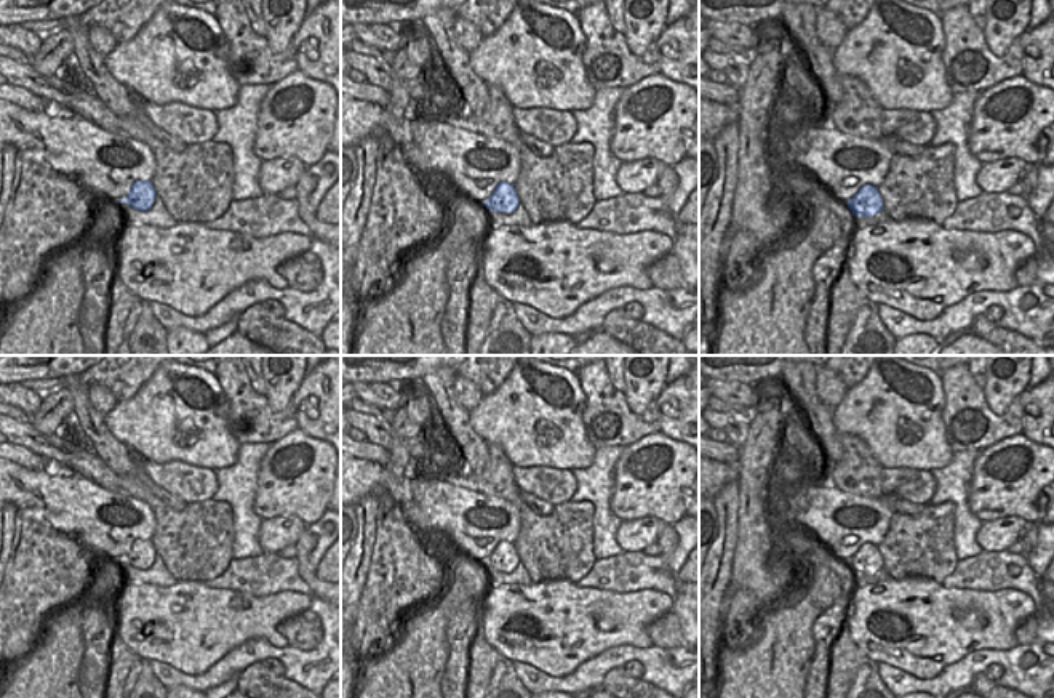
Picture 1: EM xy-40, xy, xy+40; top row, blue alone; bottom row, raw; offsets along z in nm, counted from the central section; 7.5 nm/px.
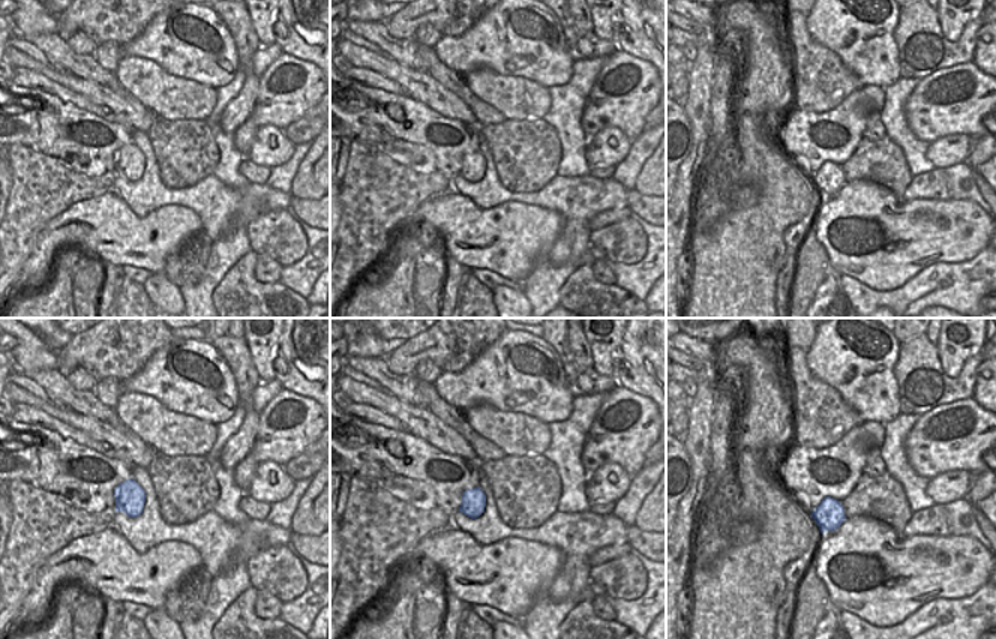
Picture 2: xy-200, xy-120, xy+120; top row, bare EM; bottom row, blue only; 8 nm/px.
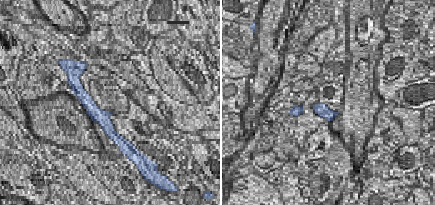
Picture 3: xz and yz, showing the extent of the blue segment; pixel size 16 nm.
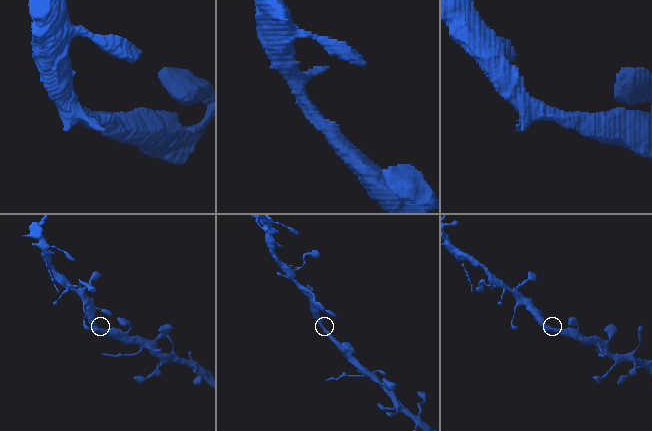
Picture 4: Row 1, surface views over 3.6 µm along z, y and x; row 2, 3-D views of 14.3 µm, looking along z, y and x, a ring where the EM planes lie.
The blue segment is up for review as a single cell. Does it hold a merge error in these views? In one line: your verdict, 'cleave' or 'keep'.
keep

